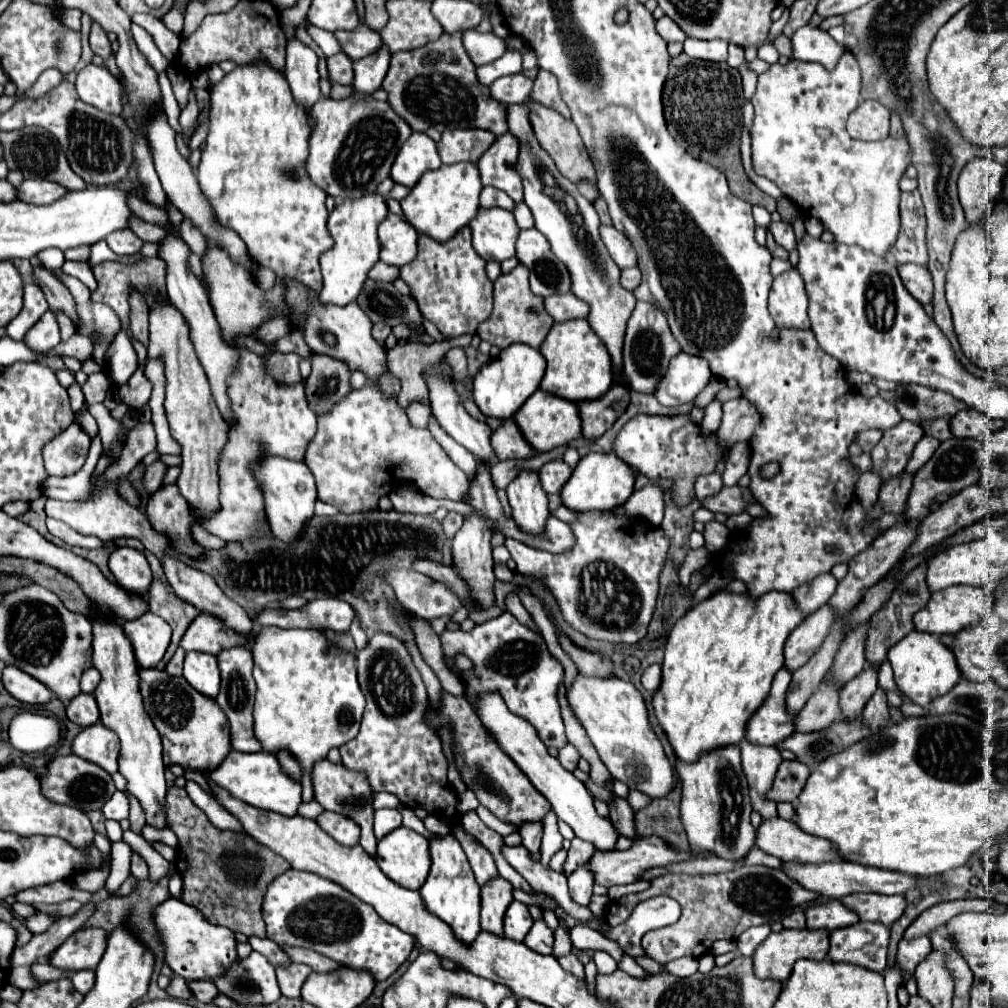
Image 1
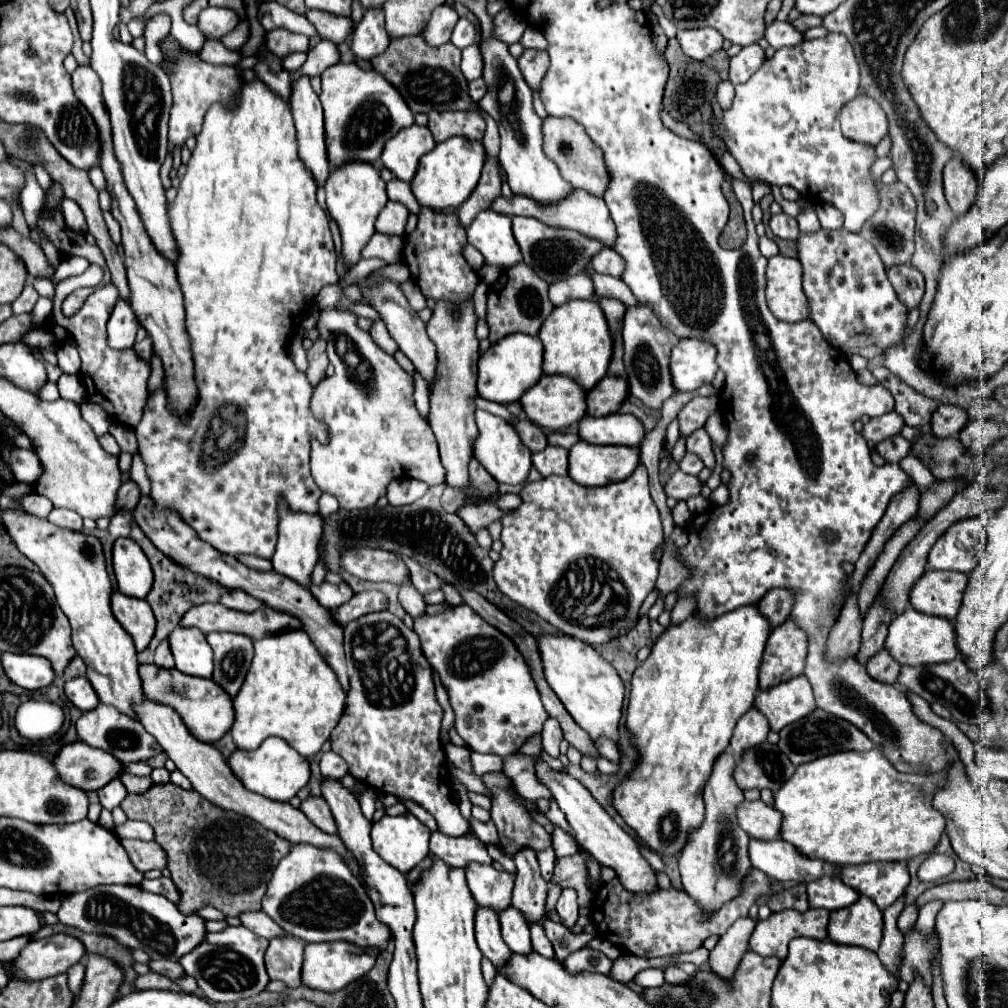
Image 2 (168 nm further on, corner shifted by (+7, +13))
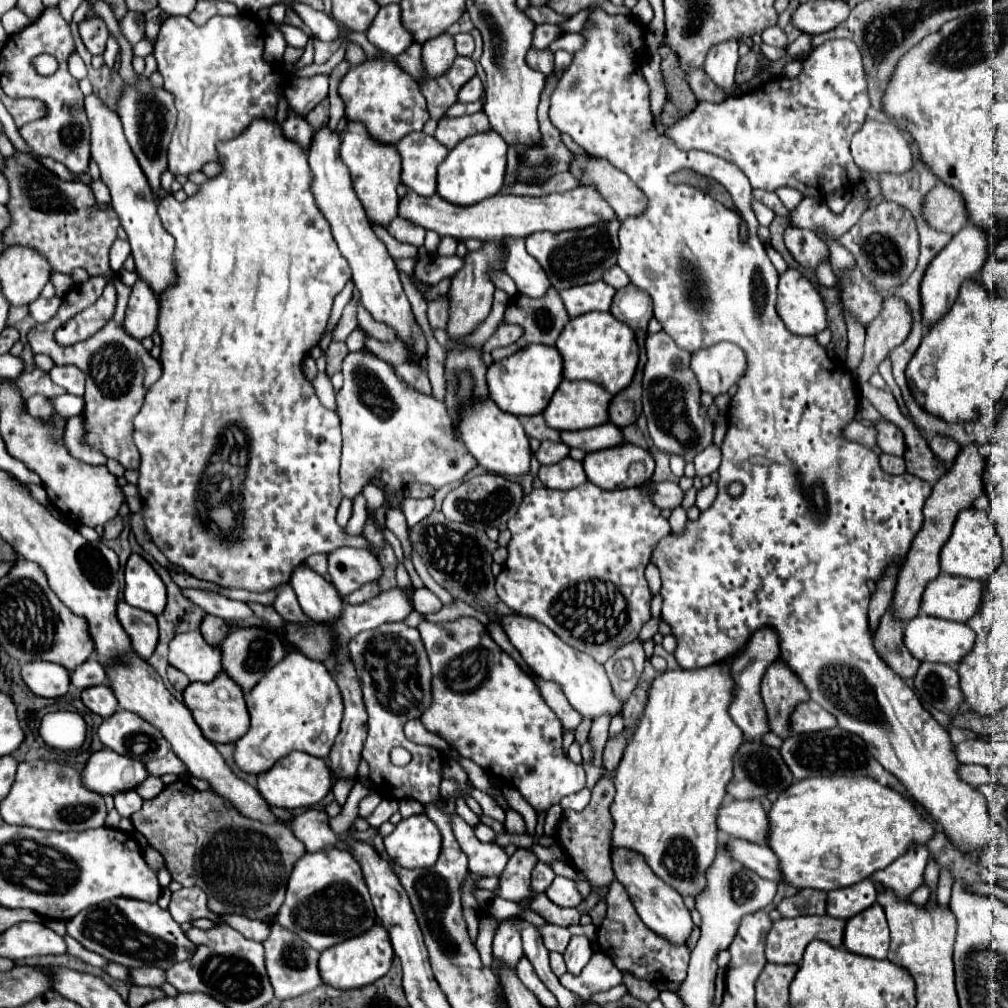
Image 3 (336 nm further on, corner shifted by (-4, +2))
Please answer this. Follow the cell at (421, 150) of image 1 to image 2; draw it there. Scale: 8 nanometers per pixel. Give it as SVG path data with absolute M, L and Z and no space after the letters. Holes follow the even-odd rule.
M411 124L403 128L397 136L387 140L381 154L381 164L387 170L391 170L399 180L411 182L411 178L415 176L419 158L433 148L435 148L435 140L429 128Z

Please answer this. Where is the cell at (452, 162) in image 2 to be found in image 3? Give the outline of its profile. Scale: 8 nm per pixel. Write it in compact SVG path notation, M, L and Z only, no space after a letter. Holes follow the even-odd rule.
M496 131L478 133L460 141L438 165L438 195L454 205L478 203L490 195L496 195L504 185L506 173L506 141Z

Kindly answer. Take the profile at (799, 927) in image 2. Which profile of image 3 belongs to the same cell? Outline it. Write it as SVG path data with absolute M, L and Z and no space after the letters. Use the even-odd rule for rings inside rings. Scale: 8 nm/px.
M804 915L804 917L774 921L774 925L772 925L772 929L768 931L768 937L766 937L766 959L770 963L796 963L798 965L802 961L802 953L804 953L806 945L814 939L826 941L832 947L842 947L844 927L846 927L844 919L834 919L830 915L822 915L822 917Z

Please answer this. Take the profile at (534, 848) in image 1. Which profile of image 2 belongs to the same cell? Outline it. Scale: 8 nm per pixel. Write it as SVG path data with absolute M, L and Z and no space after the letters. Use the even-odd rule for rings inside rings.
M521 848L515 852L513 860L517 866L517 878L511 904L525 914L527 922L541 922L549 886L539 874L537 852L531 852L531 848Z

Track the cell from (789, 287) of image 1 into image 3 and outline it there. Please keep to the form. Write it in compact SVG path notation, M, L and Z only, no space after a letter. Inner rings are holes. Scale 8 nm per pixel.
M798 269L780 275L776 311L794 335L816 335L826 329L824 299Z

